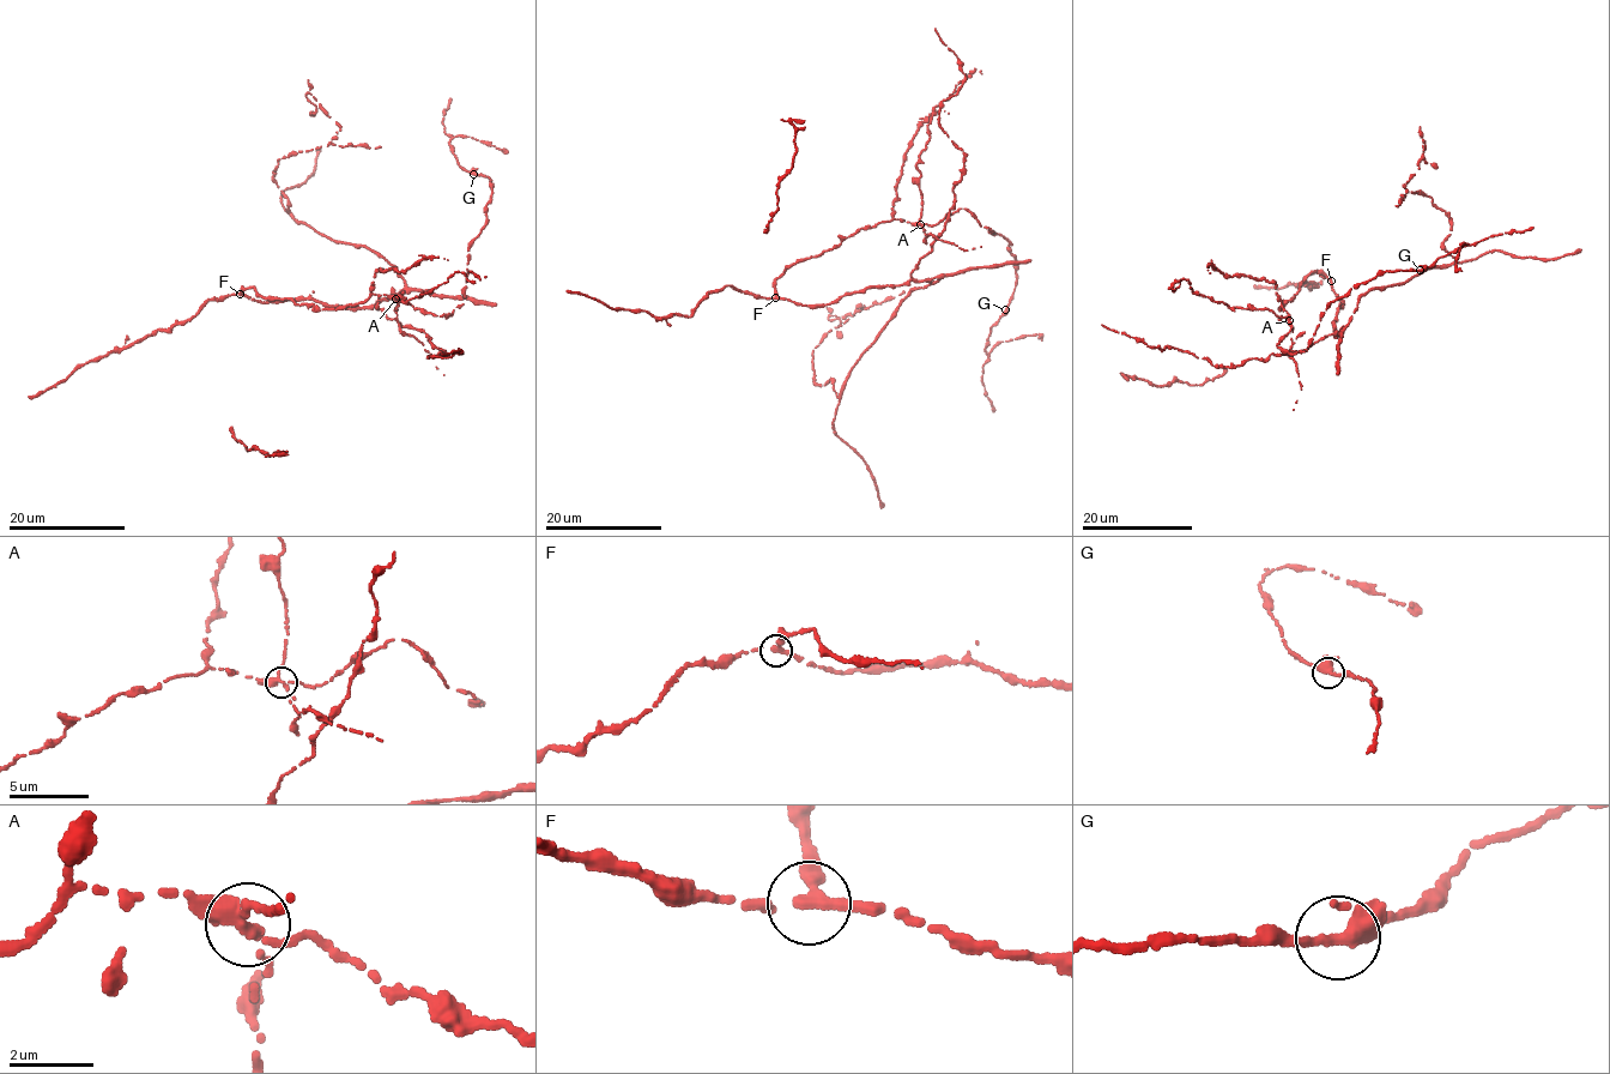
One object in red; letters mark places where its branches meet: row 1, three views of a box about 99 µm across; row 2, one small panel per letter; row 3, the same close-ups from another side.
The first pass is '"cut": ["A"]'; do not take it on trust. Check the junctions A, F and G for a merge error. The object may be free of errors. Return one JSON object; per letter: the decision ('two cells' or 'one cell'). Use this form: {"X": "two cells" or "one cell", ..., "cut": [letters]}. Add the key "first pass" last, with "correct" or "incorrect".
{"A": "two cells", "F": "one cell", "G": "one cell", "cut": ["A"], "first pass": "correct"}

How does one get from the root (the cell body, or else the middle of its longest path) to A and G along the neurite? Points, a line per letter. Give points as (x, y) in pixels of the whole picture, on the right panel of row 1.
A: (1330, 279), (1324, 273), (1309, 271), (1295, 297), (1278, 307), (1279, 311), (1282, 306), (1288, 320)
G: (1330, 279), (1309, 271), (1278, 307), (1291, 326), (1277, 347), (1303, 351), (1350, 288), (1420, 270)

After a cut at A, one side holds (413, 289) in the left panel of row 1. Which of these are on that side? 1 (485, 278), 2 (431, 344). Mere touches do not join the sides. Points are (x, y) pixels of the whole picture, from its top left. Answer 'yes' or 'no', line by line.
1: no
2: yes

